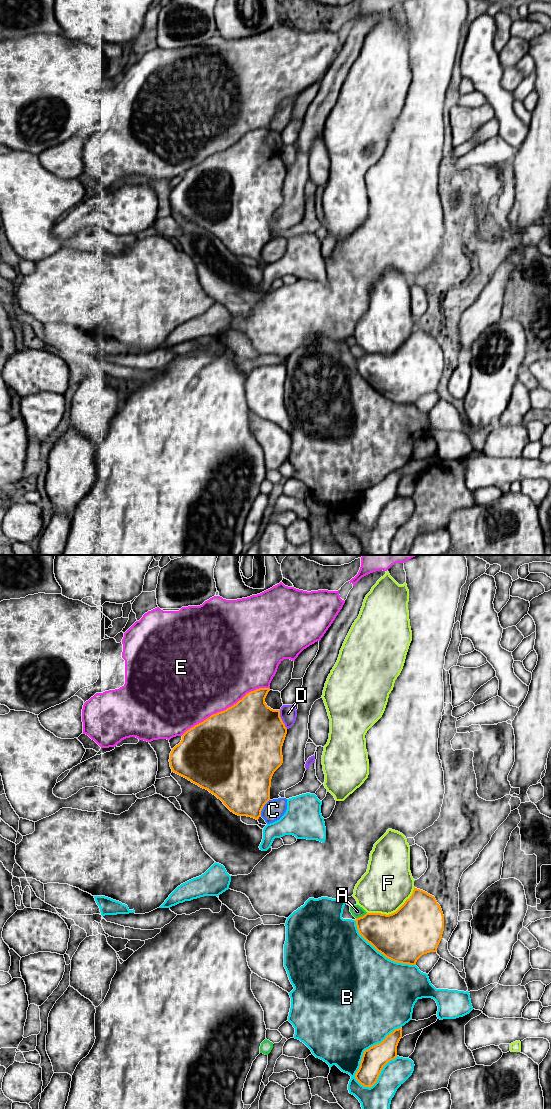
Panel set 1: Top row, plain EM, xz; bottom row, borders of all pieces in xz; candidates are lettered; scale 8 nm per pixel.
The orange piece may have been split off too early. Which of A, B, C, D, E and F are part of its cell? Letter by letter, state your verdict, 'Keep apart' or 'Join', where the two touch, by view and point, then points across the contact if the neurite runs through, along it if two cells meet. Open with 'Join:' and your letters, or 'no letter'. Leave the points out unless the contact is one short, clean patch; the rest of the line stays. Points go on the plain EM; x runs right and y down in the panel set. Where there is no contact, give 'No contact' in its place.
Join: no letter
A: Keep apart. Touches orange at xz (362, 356)
B: Keep apart. Touches orange at xz (364, 491)
C: Keep apart. Touches orange at xz (263, 246)
D: Keep apart. Touches orange at xz (281, 159). Boundary: xz (279, 150), (279, 156), (287, 168)
E: Keep apart. Touches orange at xz (226, 149)
F: Keep apart. Touches orange at xz (394, 352)

